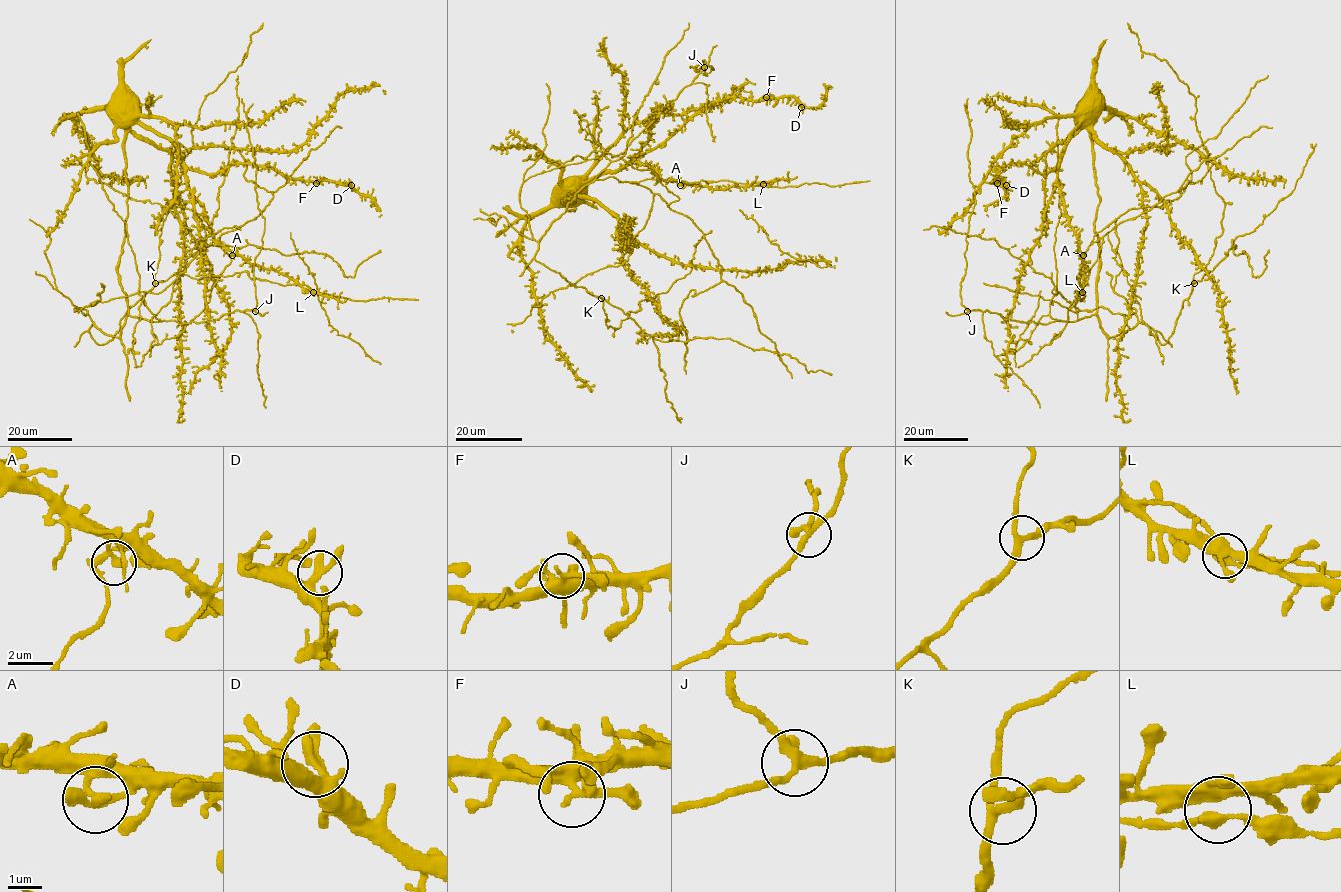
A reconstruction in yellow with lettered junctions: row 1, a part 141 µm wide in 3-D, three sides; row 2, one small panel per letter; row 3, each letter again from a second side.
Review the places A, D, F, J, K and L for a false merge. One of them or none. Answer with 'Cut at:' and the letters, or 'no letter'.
Cut at: no letter

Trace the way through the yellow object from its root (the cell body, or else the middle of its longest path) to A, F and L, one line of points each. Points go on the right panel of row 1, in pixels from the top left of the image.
A: (1079, 116), (1074, 117), (1079, 123), (1070, 132), (1070, 139), (1061, 152), (1057, 187), (1068, 223), (1083, 255)
F: (1079, 116), (1056, 168), (1039, 173), (1010, 163), (997, 173), (997, 183)
L: (1079, 116), (1074, 117), (1079, 123), (1070, 132), (1070, 139), (1061, 152), (1057, 187), (1086, 267), (1082, 292)

